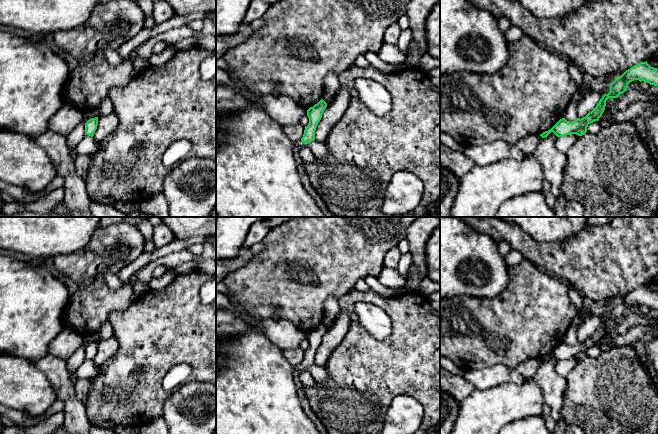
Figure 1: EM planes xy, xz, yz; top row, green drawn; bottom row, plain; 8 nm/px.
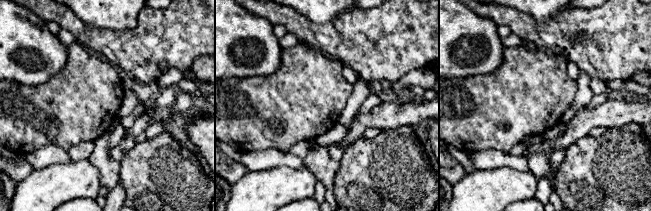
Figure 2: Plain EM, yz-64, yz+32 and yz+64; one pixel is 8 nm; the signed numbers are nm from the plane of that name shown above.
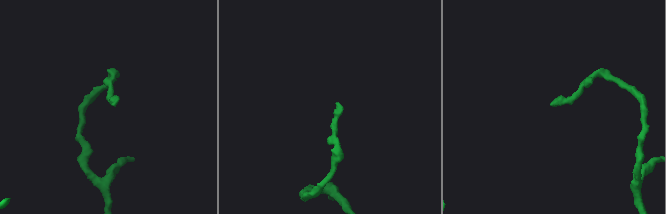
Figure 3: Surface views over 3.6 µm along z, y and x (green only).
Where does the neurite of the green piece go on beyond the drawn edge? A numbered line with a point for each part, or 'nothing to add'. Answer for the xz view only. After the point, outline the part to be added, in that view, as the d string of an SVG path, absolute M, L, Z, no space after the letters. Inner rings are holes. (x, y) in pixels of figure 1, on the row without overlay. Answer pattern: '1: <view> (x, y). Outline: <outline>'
1: xz (304, 345). Outline: M307 338L304 339L304 340L300 343L300 348L301 348L302 350L304 350L304 351L309 348L309 342L308 342Z

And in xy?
1: xy (73, 363). Outline: M93 332L92 334L84 335L82 346L67 360L67 369L69 372L70 381L75 385L79 379L77 370L85 360L85 347L95 341L99 341L99 332Z

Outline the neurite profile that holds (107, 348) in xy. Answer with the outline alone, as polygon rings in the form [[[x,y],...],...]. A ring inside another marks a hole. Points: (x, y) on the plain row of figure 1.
[[[114,336],[109,339],[98,341],[98,350],[93,359],[94,364],[100,368],[115,355],[118,351],[118,347],[119,343]]]

